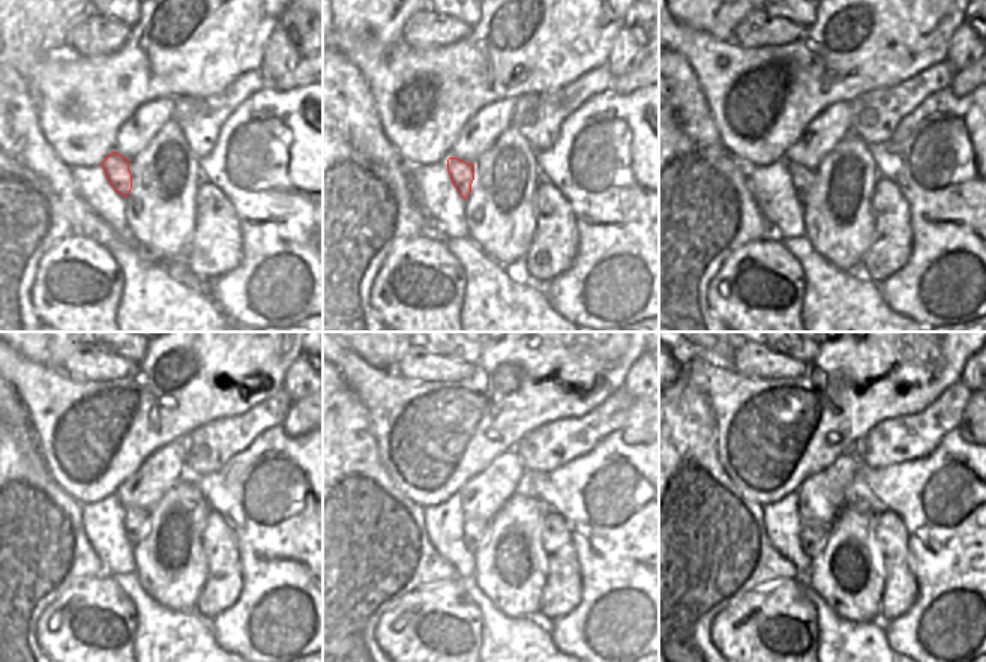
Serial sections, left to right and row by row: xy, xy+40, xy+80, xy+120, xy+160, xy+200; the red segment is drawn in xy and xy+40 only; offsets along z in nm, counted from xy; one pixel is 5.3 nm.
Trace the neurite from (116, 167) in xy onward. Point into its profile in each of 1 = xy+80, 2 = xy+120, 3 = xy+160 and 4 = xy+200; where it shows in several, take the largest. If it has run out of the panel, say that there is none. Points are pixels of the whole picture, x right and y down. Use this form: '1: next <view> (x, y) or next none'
1: next xy+80 (802, 177)
2: next xy+120 (134, 520)
3: next xy+160 (473, 529)
4: next xy+200 (812, 536)

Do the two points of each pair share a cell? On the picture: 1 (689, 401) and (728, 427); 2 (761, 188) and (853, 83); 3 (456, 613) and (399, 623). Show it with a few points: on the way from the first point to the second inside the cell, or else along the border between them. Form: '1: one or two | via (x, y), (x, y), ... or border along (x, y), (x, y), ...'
1: two | border along (697, 386), (707, 397), (713, 415), (718, 452)
2: two | border along (785, 159), (776, 159), (763, 167), (751, 167)
3: one | via (443, 623), (413, 623)

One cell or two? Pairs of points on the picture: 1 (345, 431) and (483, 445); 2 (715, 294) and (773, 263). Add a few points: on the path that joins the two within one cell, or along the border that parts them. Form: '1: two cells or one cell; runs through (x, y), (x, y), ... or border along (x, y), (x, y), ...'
1: two cells; border along (360, 401), (371, 424), (377, 455), (384, 467)
2: one cell; runs through (721, 278), (742, 257), (749, 254), (757, 258)

